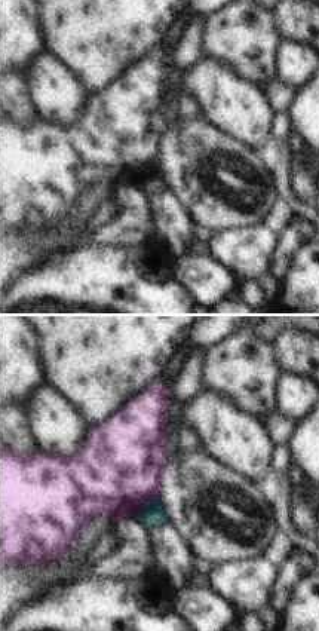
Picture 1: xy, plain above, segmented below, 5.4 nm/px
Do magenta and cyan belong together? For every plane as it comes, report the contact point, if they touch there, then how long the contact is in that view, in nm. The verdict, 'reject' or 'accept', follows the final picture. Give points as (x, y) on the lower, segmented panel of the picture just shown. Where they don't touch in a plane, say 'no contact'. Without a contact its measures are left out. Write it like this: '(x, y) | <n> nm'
(144, 507) | 170 nm

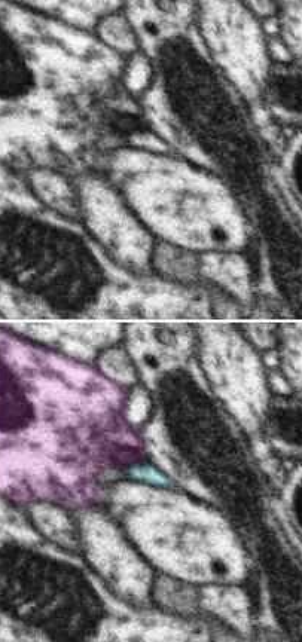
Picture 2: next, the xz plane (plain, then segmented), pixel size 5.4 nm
(134, 462) | 130 nm

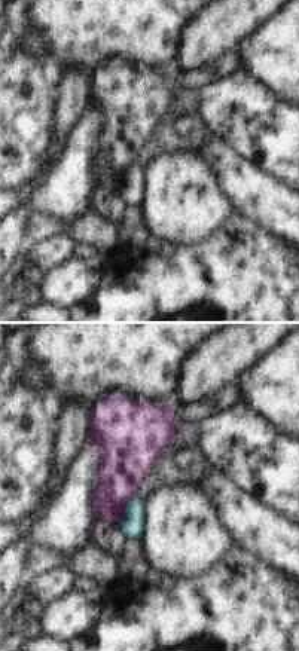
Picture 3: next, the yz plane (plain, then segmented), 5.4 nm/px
(122, 510) | 180 nm

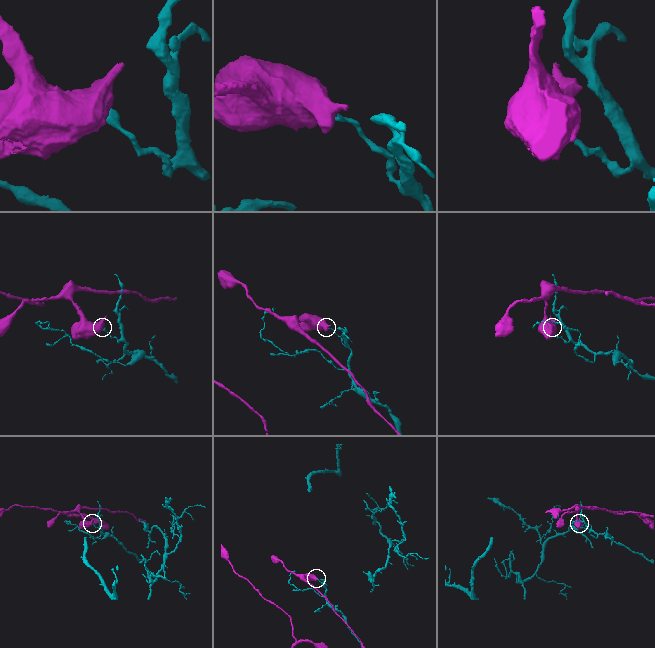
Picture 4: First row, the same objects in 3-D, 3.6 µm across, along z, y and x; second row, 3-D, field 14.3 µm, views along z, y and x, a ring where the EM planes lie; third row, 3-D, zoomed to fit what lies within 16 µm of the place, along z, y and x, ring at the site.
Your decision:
reject

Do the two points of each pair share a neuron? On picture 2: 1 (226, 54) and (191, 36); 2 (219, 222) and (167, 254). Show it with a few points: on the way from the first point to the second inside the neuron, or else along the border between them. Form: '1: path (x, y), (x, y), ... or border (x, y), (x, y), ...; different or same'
1: border (200, 15), (200, 24), (213, 57), (228, 76); different
2: border (158, 238), (201, 254); different

